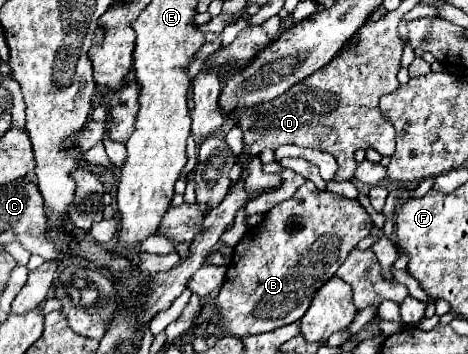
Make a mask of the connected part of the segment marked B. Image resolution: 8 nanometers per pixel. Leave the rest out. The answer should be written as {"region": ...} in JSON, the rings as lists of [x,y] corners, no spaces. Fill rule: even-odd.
{"region":[[[305,182],[289,200],[271,208],[261,224],[247,228],[241,242],[233,248],[225,282],[215,298],[223,330],[231,336],[243,338],[247,334],[271,332],[299,322],[313,300],[313,292],[317,292],[329,276],[335,276],[337,268],[345,262],[345,256],[349,256],[357,242],[369,236],[371,230],[373,220],[357,200],[347,200],[333,192],[321,192],[313,182]]]}

